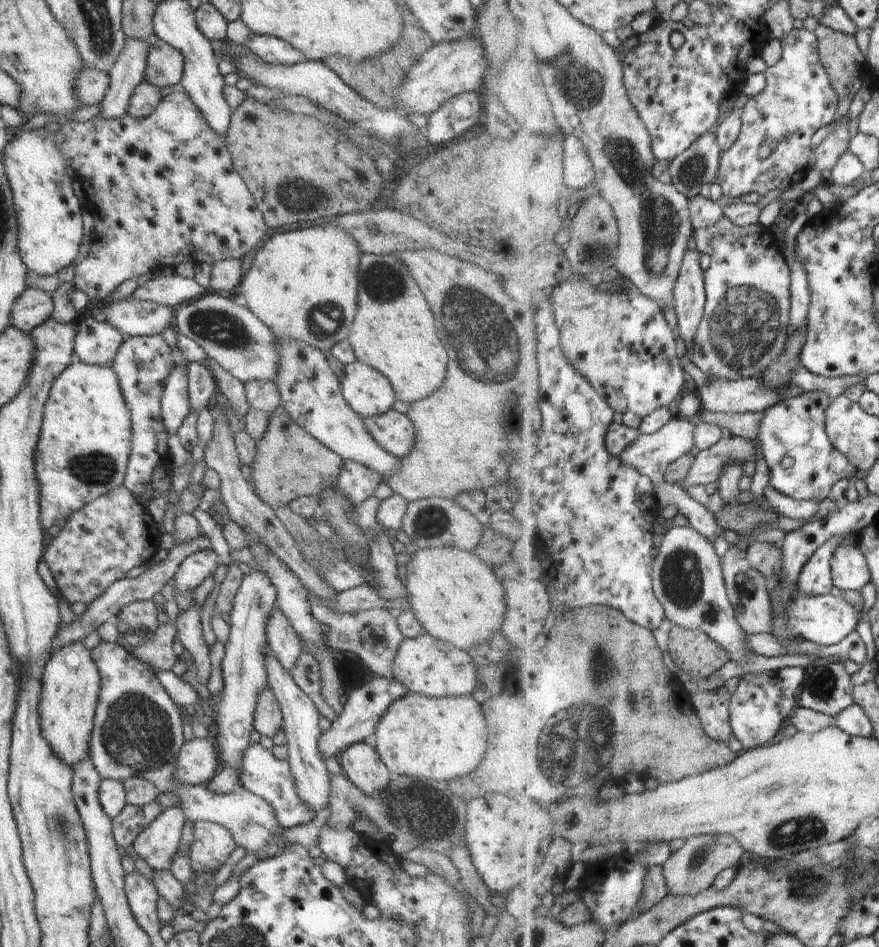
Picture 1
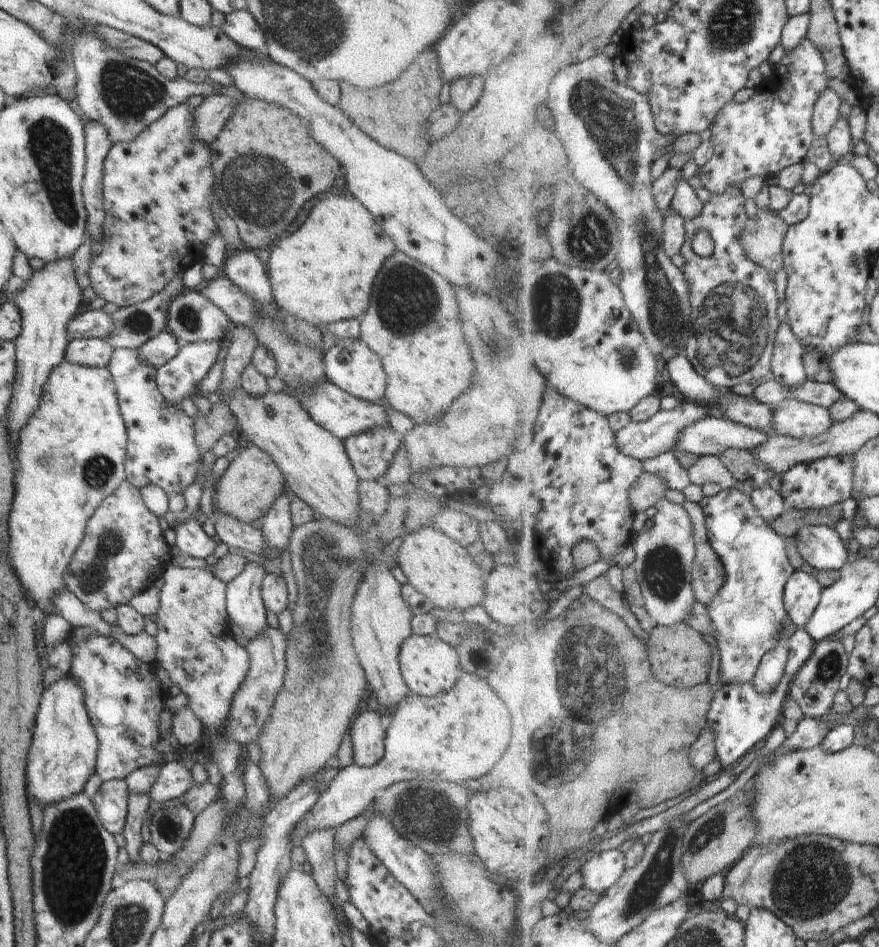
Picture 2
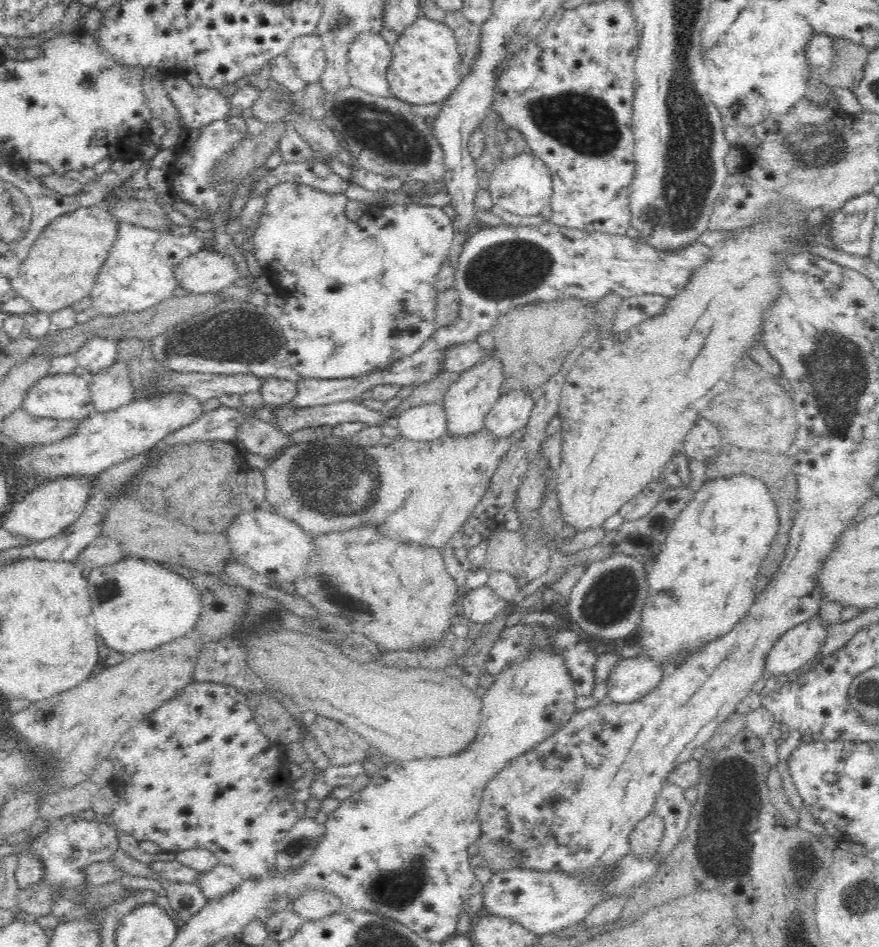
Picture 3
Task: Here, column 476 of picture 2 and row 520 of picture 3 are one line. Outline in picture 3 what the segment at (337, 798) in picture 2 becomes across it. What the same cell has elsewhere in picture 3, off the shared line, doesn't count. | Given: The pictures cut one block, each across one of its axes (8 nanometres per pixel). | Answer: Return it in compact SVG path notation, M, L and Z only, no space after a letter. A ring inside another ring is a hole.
M746 474L726 478L730 480L720 478L716 482L708 482L696 492L694 500L684 506L670 528L661 551L654 556L653 567L646 568L649 592L633 637L644 648L648 659L650 652L662 652L660 648L666 648L666 652L674 652L674 648L678 648L678 620L682 620L682 616L686 616L686 624L702 624L706 632L708 628L718 628L724 636L754 605L757 576L778 532L778 512L768 488L760 480Z

